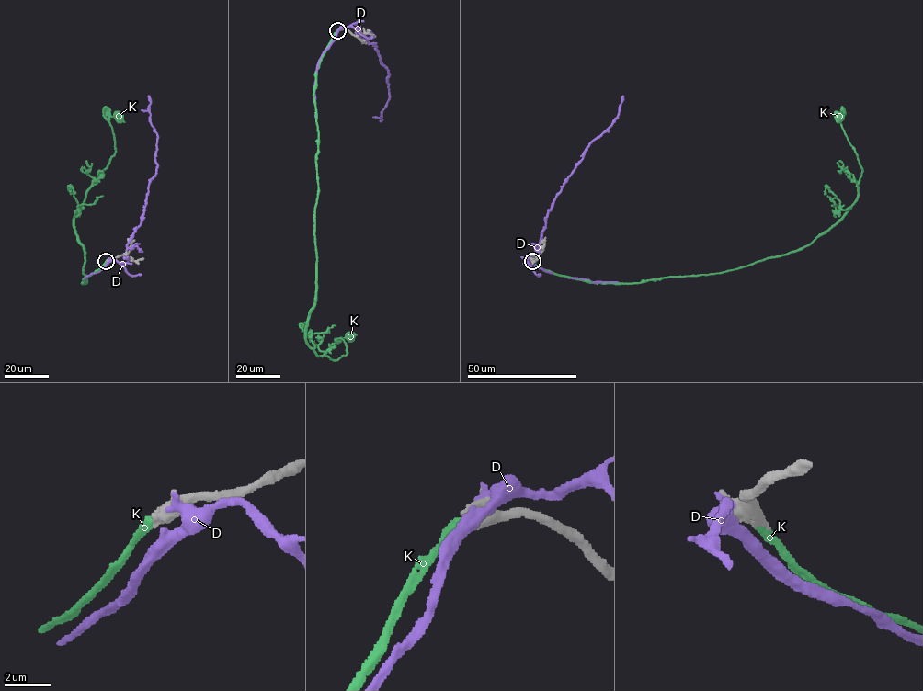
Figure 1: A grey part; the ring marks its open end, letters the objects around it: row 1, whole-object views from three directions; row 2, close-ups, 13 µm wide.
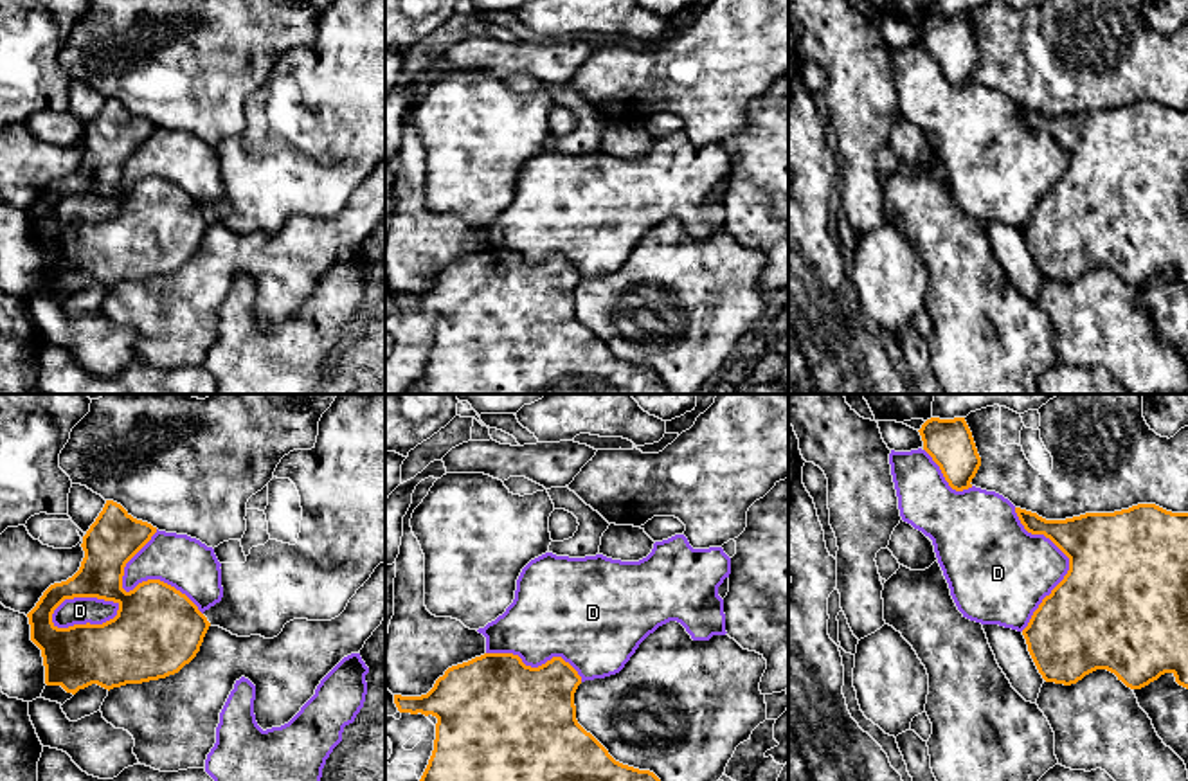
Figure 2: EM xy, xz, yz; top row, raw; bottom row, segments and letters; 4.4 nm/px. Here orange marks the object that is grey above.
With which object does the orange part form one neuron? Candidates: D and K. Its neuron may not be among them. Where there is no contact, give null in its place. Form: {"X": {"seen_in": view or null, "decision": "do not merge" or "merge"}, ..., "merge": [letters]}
{"D": {"seen_in": "xy", "decision": "do not merge"}, "K": {"seen_in": null, "decision": "merge"}, "merge": ["K"]}

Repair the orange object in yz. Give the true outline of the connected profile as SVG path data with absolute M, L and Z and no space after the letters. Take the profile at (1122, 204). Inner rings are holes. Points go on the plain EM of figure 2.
M1138 101L1114 110L1046 117L1015 104L1031 131L1044 131L1067 155L1064 176L1042 196L1022 232L1046 279L1071 283L1107 266L1141 286L1165 270L1188 286L1188 110Z

